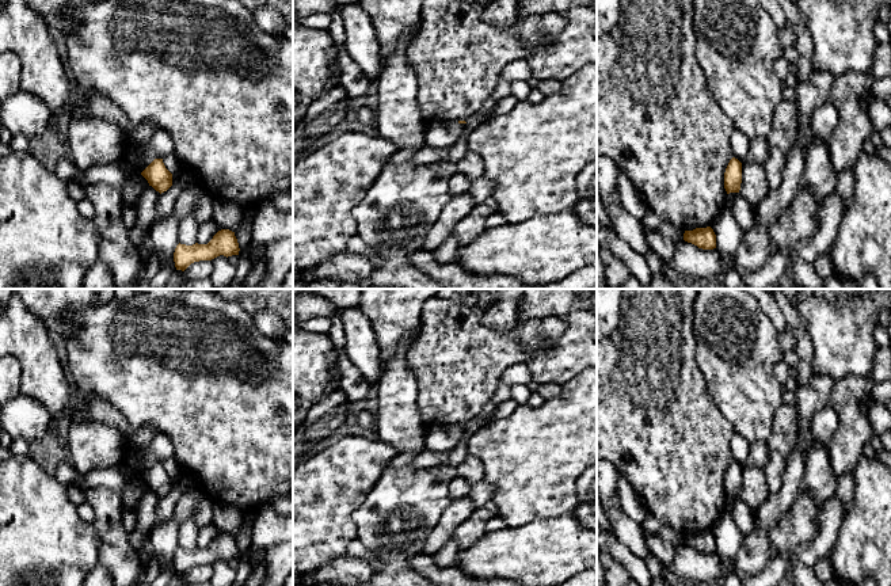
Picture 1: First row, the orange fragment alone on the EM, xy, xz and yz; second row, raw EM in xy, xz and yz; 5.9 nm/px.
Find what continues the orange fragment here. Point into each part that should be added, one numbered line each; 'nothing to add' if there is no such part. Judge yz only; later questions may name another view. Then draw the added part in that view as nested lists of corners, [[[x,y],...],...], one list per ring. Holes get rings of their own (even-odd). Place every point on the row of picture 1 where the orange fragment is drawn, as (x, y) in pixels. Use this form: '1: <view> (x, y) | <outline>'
nothing to add

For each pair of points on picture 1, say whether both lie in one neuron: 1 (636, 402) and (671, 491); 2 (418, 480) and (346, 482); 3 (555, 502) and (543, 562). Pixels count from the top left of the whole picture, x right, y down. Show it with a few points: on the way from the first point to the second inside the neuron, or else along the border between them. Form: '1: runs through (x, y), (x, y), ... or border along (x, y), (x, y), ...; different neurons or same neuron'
1: runs through (658, 423), (671, 442), (671, 470); same neuron
2: border along (387, 465), (357, 508); different neurons
3: border along (571, 512), (560, 516), (537, 517), (521, 524); different neurons

